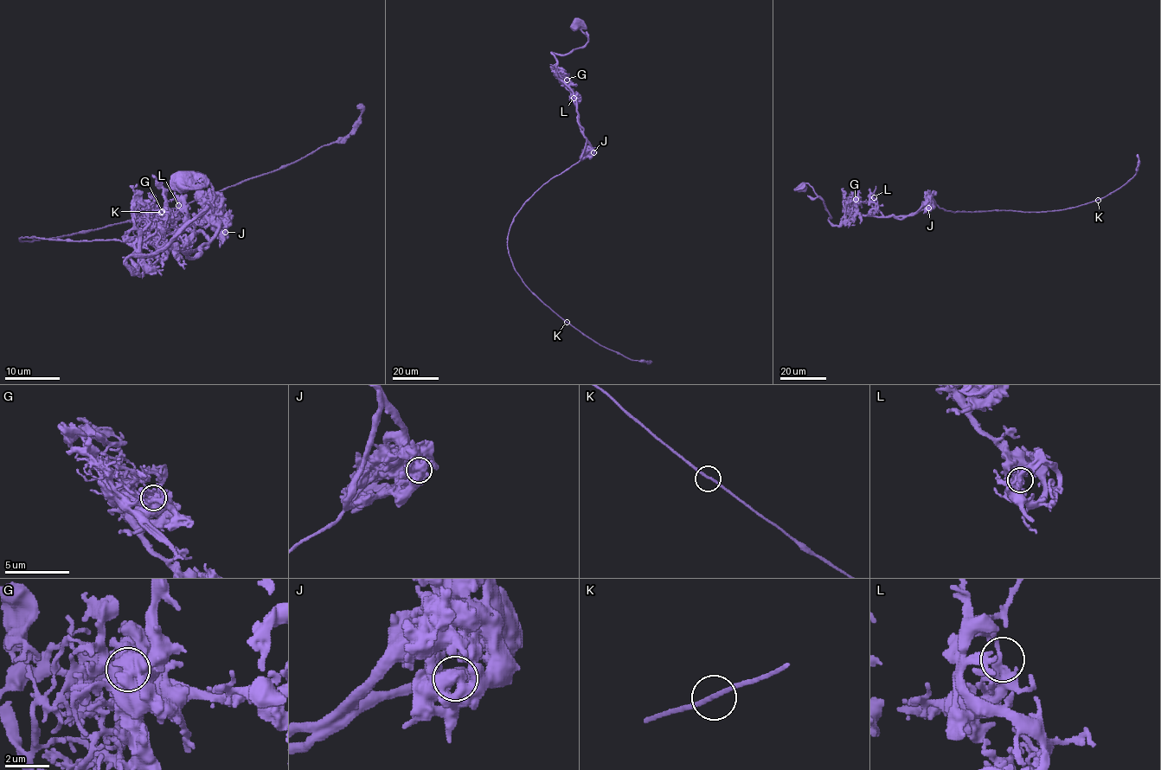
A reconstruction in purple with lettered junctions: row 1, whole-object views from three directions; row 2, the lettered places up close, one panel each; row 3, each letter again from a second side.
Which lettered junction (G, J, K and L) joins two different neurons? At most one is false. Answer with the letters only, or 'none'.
J

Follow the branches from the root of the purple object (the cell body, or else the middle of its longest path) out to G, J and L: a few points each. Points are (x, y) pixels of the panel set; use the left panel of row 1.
G: (180, 182), (199, 173), (214, 199), (162, 247), (131, 256), (136, 272), (157, 249), (162, 211)
J: (180, 182), (199, 173), (213, 202), (162, 247), (126, 263), (137, 272), (144, 245), (192, 252), (225, 231)
L: (180, 182), (199, 173), (214, 199), (162, 247), (131, 256), (136, 272), (145, 221), (171, 216), (178, 205)

